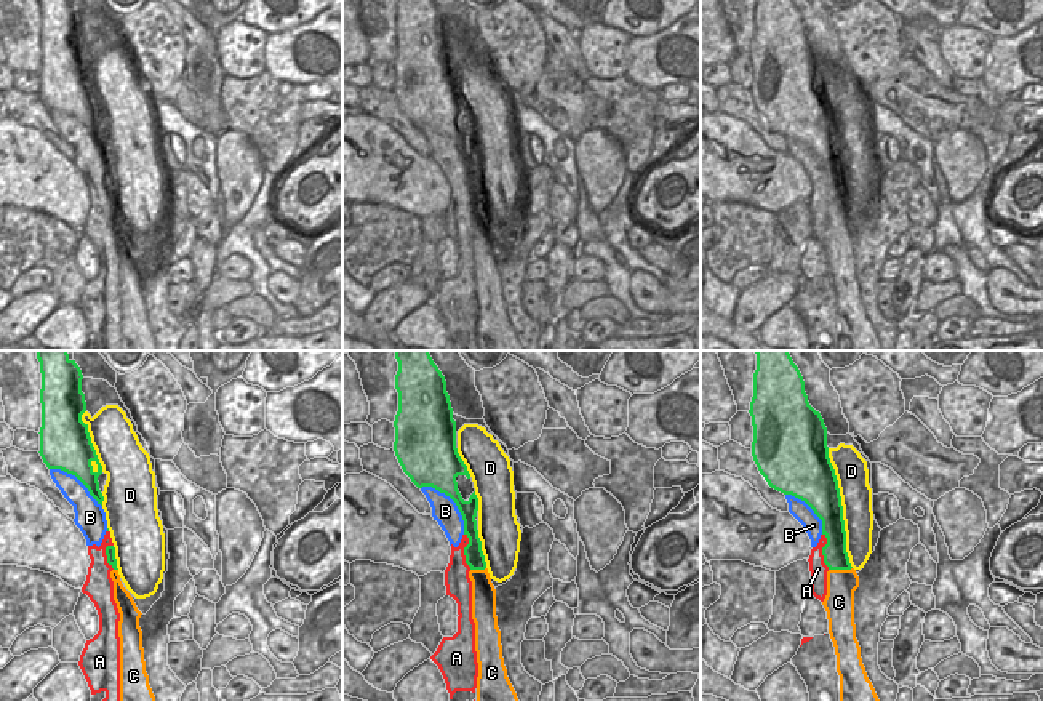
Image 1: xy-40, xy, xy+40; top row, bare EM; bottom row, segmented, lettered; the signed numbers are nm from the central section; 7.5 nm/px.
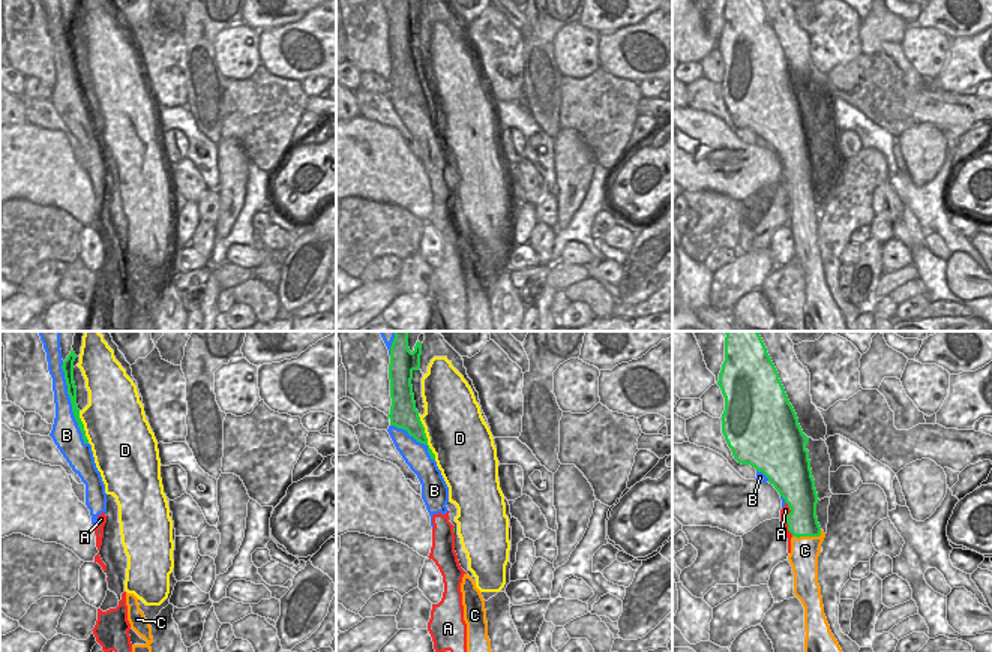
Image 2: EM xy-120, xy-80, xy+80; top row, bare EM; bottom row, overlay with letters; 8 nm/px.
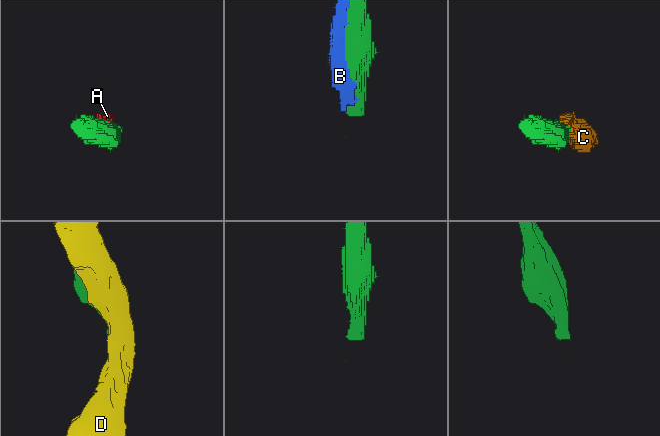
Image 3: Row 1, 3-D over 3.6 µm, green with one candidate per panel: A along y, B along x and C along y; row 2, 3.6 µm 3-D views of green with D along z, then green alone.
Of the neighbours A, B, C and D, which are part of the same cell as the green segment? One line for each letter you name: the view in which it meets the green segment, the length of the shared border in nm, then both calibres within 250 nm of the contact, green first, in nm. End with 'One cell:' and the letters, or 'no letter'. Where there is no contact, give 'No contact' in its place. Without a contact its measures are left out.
C: Touches green in xy+40. Shared border 180 nm. Thickness 190 nm (green) against 220 nm
One cell: C.

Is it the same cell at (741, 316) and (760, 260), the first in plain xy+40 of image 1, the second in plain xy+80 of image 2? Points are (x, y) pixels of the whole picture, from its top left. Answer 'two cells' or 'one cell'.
one cell

